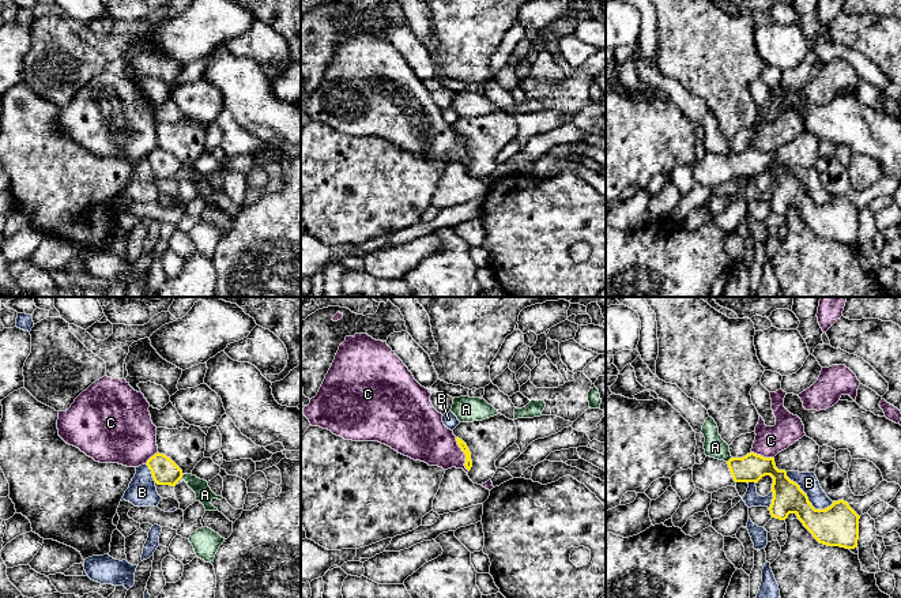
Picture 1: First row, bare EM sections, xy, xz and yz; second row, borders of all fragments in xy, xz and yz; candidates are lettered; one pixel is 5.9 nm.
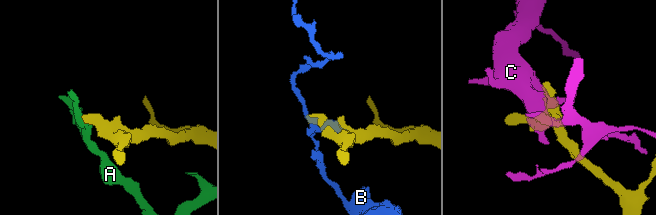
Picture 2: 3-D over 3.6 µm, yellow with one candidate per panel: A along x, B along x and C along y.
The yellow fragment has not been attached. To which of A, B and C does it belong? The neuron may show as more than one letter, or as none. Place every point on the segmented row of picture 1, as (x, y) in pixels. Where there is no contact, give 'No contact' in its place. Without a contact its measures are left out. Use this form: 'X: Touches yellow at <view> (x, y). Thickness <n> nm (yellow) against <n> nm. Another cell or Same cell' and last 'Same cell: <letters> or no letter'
A: Touches yellow at xy (181, 477). Thickness 160 nm (yellow) against 100 nm. Another cell
B: Touches yellow at yz (807, 499). Thickness 240 nm (yellow) against 120 nm. Another cell
C: Touches yellow at xz (464, 454). Thickness 50 nm (yellow) against 260 nm. Another cell
Same cell: no letter

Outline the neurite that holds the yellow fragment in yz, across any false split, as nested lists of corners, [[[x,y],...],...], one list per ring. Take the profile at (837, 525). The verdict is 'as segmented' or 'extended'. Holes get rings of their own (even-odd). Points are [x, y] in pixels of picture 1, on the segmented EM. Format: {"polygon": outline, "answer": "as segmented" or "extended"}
{"polygon": [[[754,452],[743,458],[731,458],[728,462],[706,456],[702,465],[693,466],[695,488],[713,493],[734,482],[758,482],[770,475],[772,518],[785,520],[795,514],[813,537],[823,545],[845,549],[857,548],[860,516],[844,500],[833,501],[825,509],[815,509],[800,486],[779,470],[774,458],[764,458]]], "answer": "extended"}

